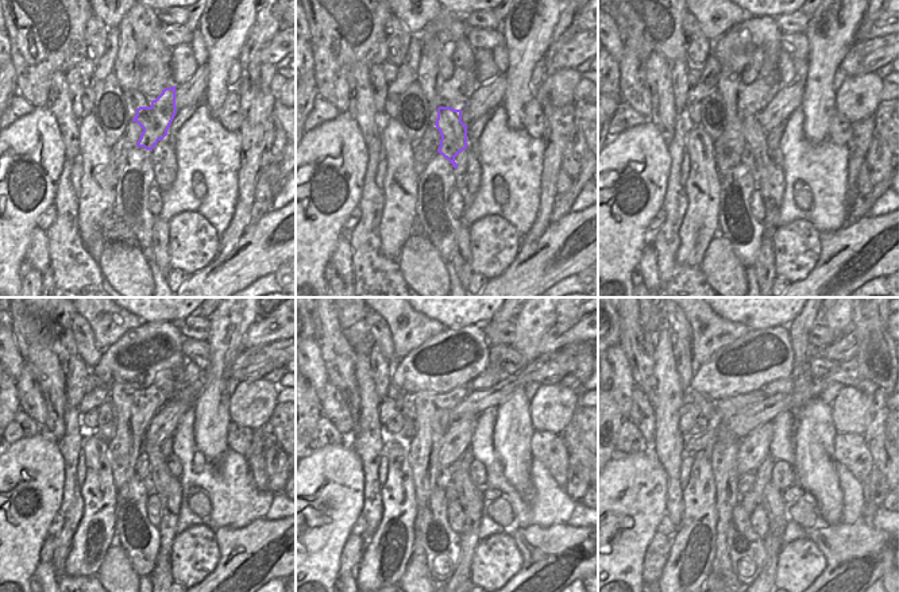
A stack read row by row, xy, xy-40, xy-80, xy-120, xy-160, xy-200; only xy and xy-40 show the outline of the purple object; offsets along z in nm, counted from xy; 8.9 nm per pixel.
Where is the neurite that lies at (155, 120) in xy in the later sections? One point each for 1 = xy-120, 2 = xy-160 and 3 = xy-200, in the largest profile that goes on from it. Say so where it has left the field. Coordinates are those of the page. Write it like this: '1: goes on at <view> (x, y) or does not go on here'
1: goes on at xy-120 (150, 460)
2: goes on at xy-160 (444, 479)
3: goes on at xy-200 (745, 483)

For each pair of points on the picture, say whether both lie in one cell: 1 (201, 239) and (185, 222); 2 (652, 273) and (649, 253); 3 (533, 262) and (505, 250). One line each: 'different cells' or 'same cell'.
1: same cell
2: same cell
3: different cells

